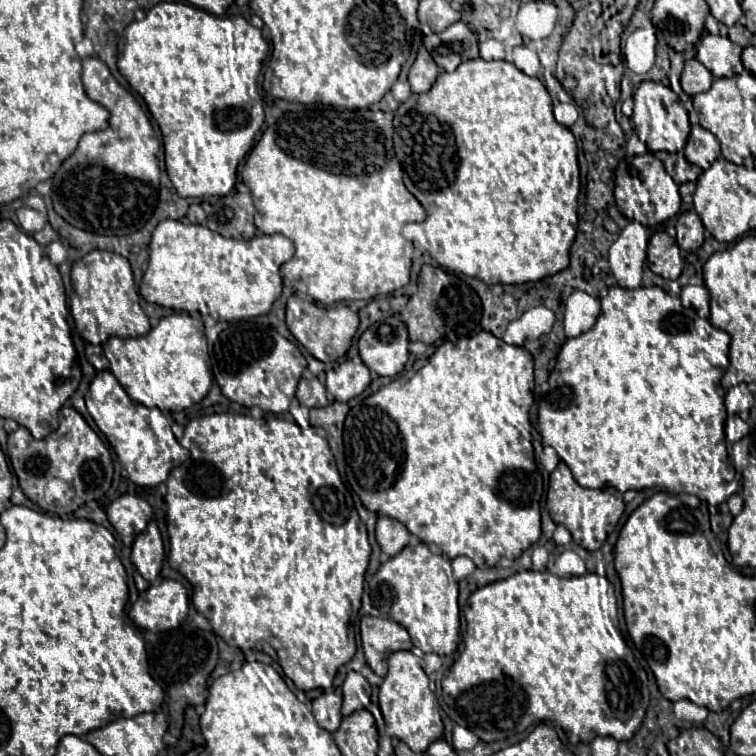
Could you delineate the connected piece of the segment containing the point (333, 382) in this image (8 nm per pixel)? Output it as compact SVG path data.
M341 360L331 364L331 368L327 370L325 386L335 400L347 402L365 392L369 382L371 382L369 368L363 362Z

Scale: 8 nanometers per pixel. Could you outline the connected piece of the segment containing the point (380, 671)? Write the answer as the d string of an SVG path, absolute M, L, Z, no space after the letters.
M361 618L361 642L367 664L377 676L387 674L387 660L397 650L411 650L413 642L407 630L387 618Z

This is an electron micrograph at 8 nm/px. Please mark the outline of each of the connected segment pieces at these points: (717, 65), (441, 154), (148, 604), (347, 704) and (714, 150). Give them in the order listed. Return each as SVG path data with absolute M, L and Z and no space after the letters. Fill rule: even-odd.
M705 34L697 44L697 60L715 78L731 78L743 72L741 56L735 50L737 46L729 38Z
M481 58L467 60L457 68L455 72L441 72L433 88L425 94L411 94L405 104L401 104L395 112L395 154L407 172L407 176L413 182L413 190L409 190L425 208L427 218L421 224L407 224L403 228L403 236L413 242L413 246L421 252L429 252L433 260L439 262L439 266L463 272L467 276L479 278L487 284L525 284L535 282L545 276L553 276L569 266L569 248L575 240L577 232L577 194L580 193L580 171L577 166L577 142L575 136L569 132L569 128L561 126L553 118L553 106L551 96L543 82L539 78L531 78L523 74L515 64L499 60L499 62L487 62Z
M163 580L159 586L149 586L129 610L129 618L145 630L165 632L177 628L187 618L189 596L175 580Z
M359 672L348 673L347 680L343 682L343 708L341 708L343 716L363 710L371 703L367 693L369 687L372 686Z
M691 126L691 136L685 146L685 158L707 170L719 158L719 140L701 126Z

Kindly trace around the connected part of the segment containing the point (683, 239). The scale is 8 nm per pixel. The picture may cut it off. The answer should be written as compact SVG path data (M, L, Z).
M685 212L677 218L677 244L685 252L695 252L705 240L705 227L695 212Z

